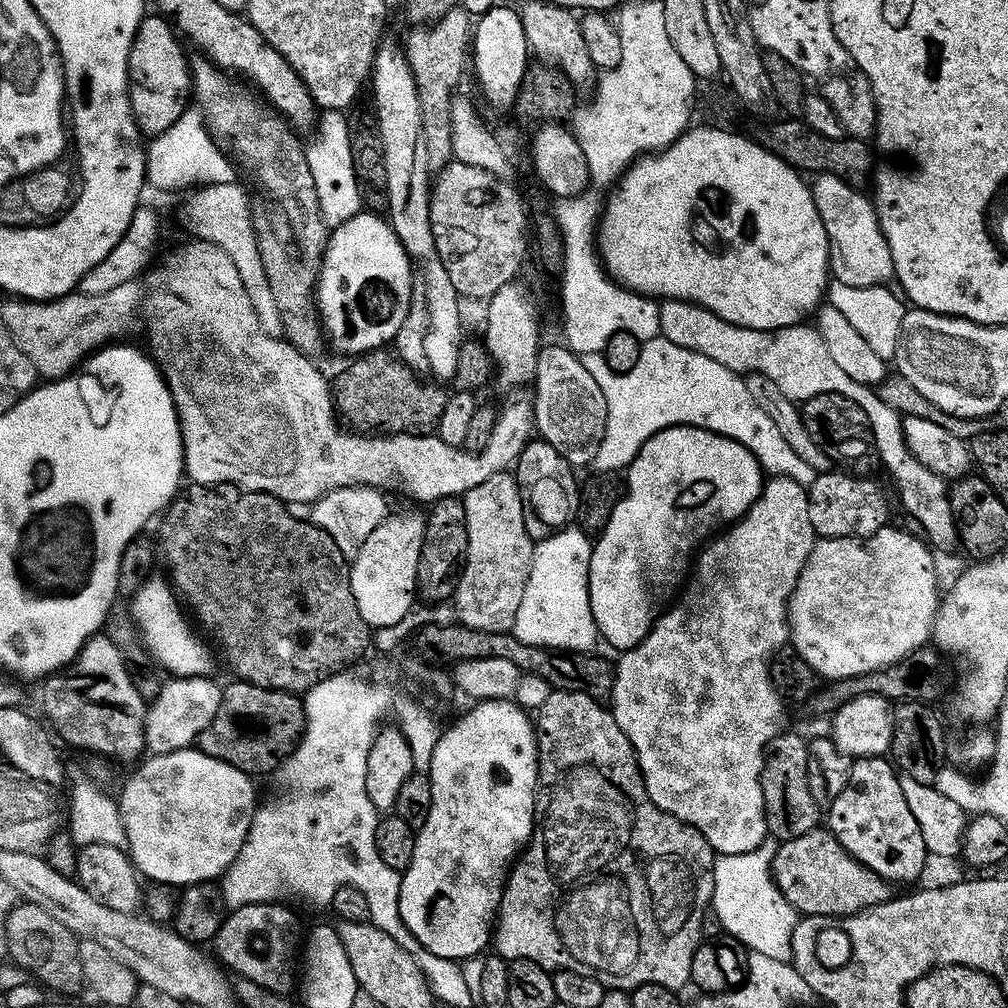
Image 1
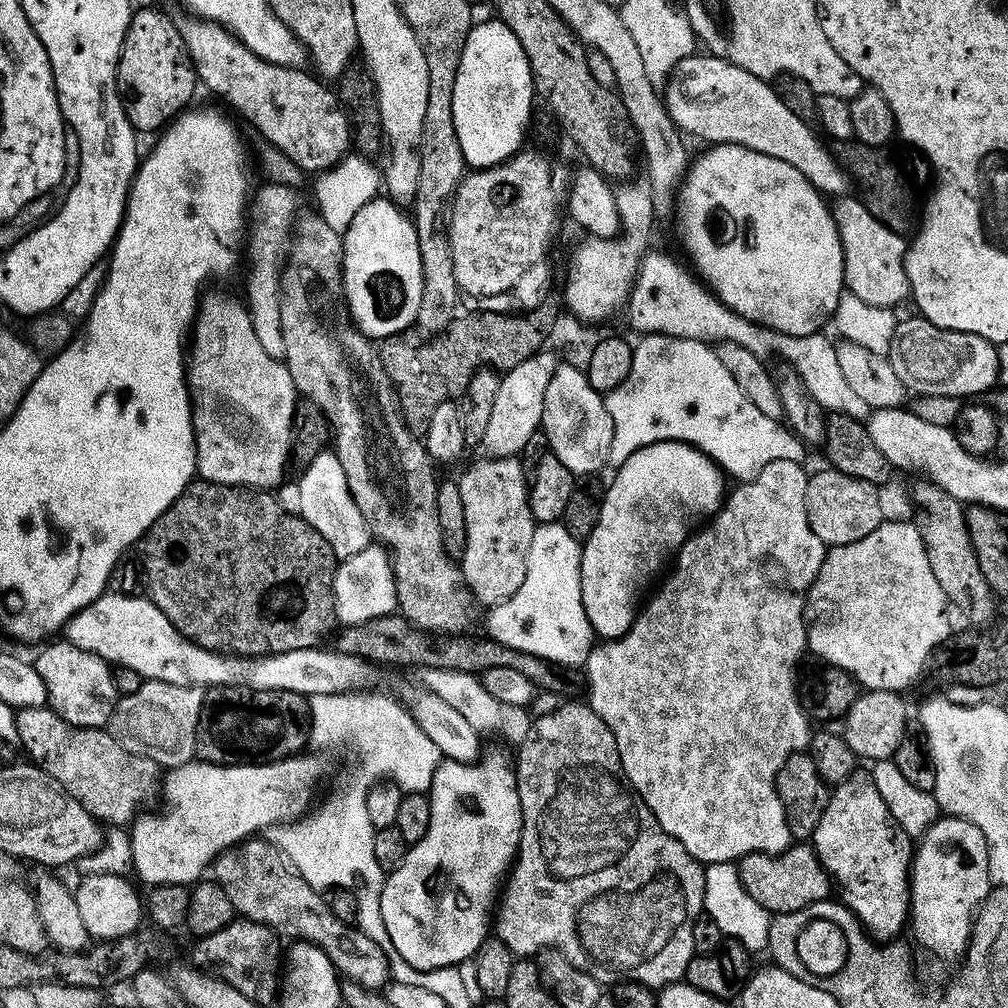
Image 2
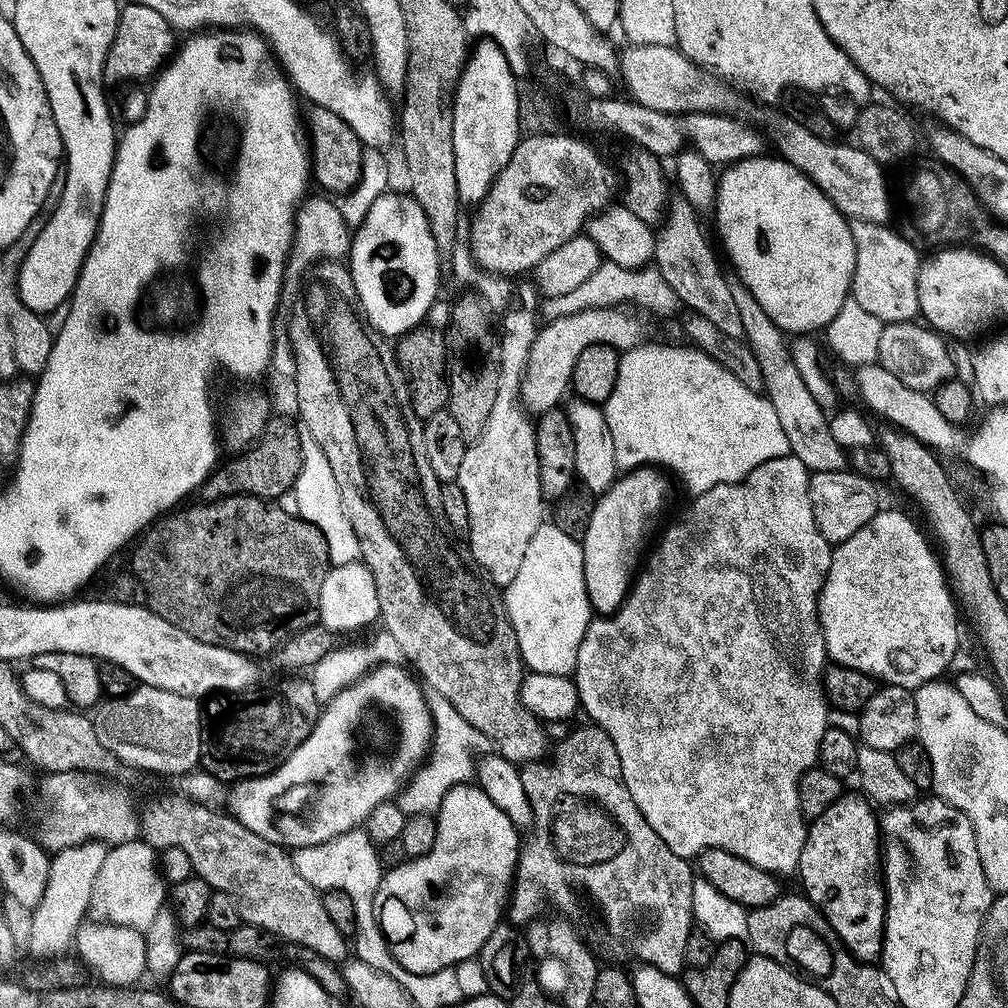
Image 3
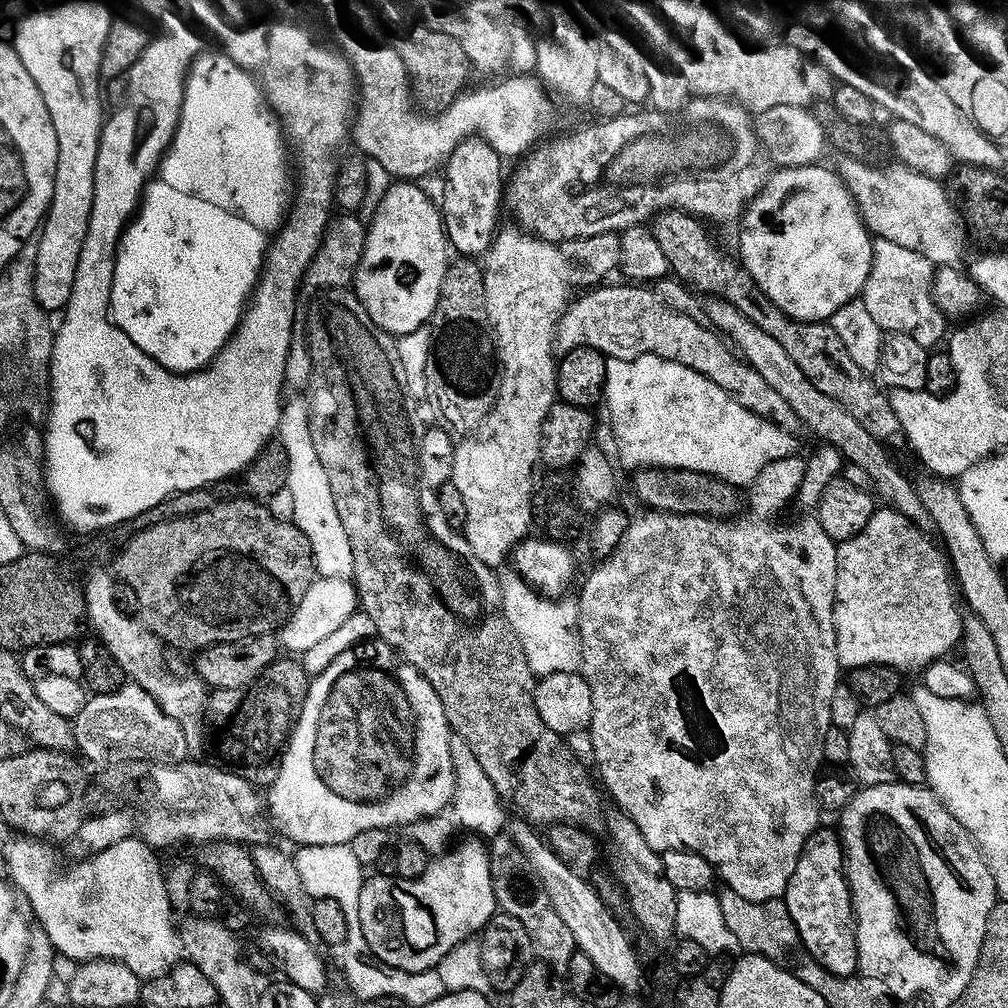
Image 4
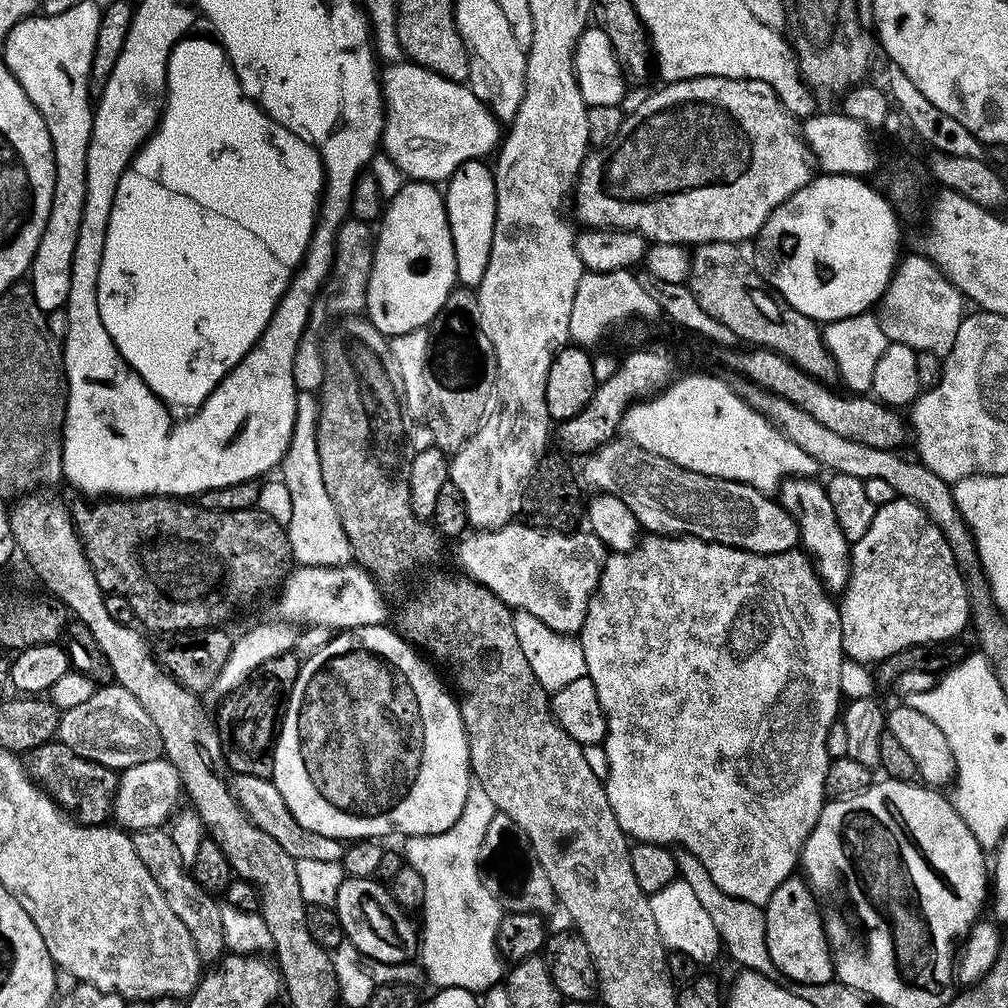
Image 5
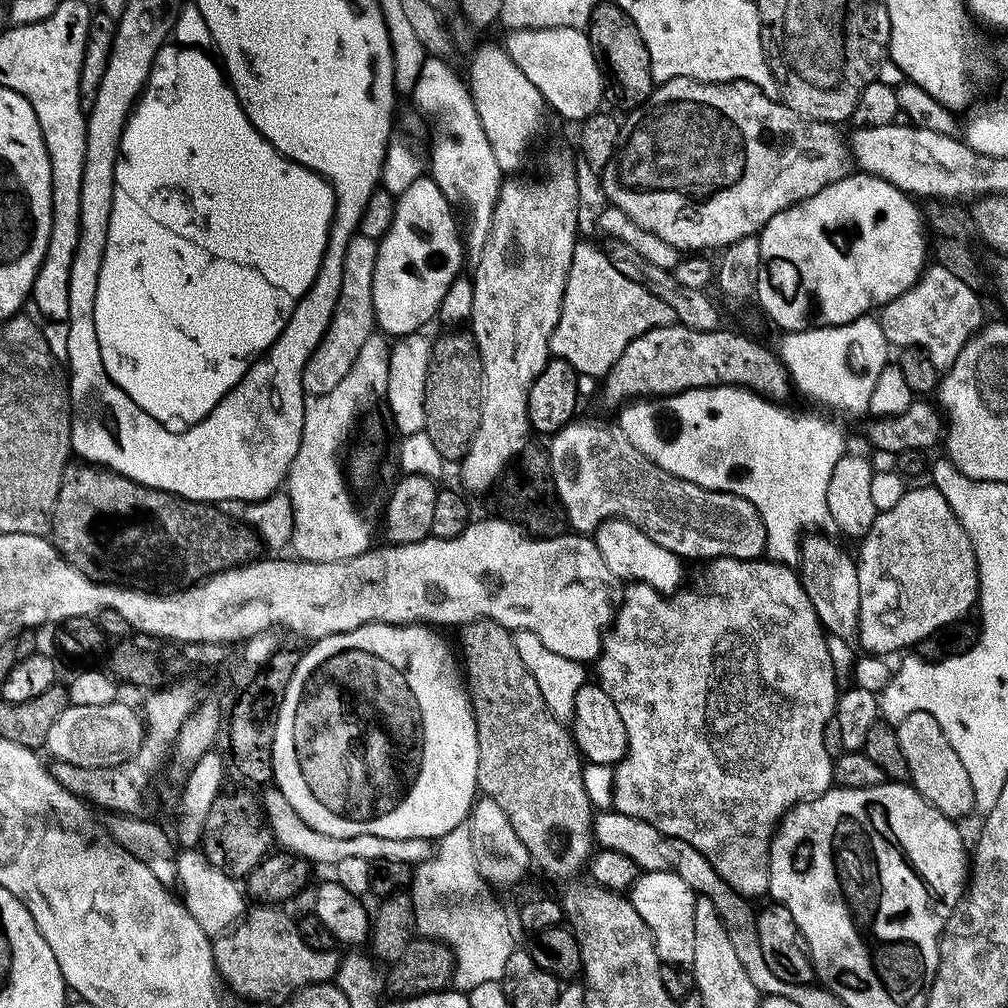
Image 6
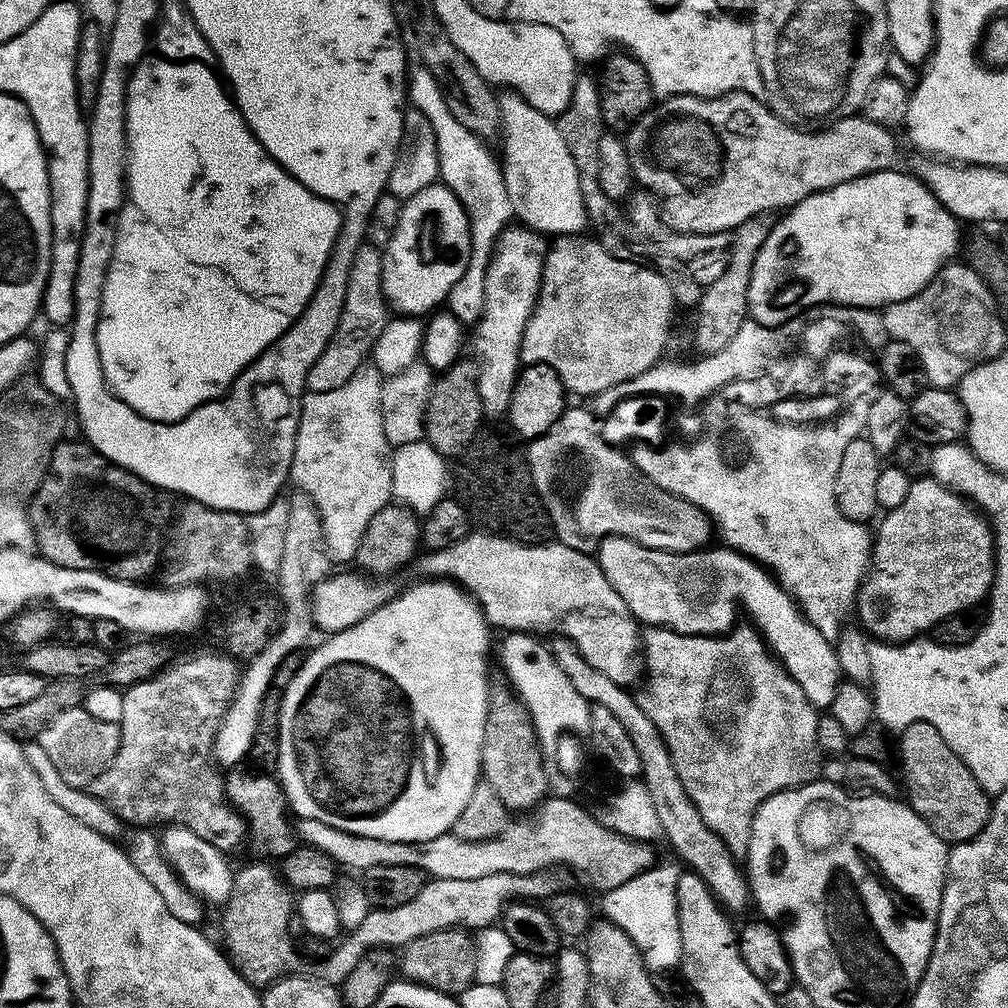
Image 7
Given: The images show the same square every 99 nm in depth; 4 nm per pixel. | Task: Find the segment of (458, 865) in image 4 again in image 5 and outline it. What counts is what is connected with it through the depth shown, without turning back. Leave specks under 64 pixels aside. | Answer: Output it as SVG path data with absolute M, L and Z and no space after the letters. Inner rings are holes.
M348 876L336 895L334 905L338 914L338 922L344 931L345 941L352 943L360 952L361 957L377 960L377 965L406 964L418 952L418 928L407 920L405 911L392 897L391 887L385 886L379 879L367 876Z

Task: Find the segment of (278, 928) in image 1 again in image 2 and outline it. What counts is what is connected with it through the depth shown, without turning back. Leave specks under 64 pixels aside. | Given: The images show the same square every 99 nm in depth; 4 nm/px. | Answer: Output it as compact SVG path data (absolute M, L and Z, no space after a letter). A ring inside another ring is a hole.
M235 918L216 933L199 937L195 941L197 944L192 948L190 964L191 967L199 968L202 972L219 976L221 980L234 986L234 990L239 990L240 993L246 994L246 998L250 998L262 1006L275 1005L282 979L282 944L280 948L280 942L282 942L281 937L266 925L243 918Z

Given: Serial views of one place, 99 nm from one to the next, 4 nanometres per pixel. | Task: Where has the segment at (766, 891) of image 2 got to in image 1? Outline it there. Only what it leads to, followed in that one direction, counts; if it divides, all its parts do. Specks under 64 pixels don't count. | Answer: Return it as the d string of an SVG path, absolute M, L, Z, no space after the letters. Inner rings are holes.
M814 827L801 838L785 840L778 847L773 853L773 880L788 904L801 915L855 916L876 904L887 903L891 897L889 883L858 863L825 827Z

